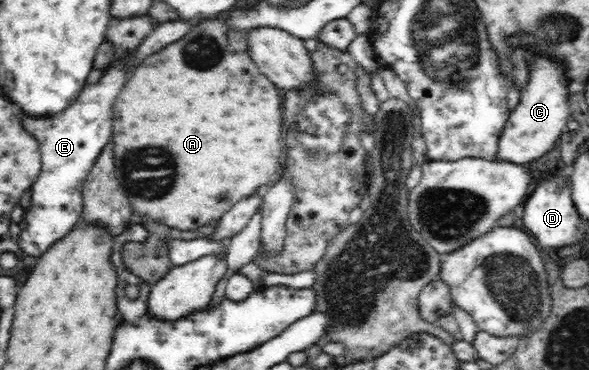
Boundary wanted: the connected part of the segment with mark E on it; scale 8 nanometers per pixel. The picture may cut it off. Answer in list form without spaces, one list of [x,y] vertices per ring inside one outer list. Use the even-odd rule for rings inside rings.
[[[150,16],[113,19],[108,24],[105,39],[114,43],[114,58],[112,62],[103,71],[103,75],[96,84],[86,85],[80,96],[66,109],[58,114],[50,117],[28,117],[27,114],[21,112],[20,119],[28,131],[36,136],[39,142],[41,154],[41,171],[38,180],[31,186],[32,201],[31,206],[23,214],[23,220],[19,226],[21,232],[20,246],[24,249],[24,253],[32,254],[32,256],[40,256],[44,254],[44,250],[48,250],[50,244],[55,243],[62,238],[64,234],[71,231],[73,226],[83,214],[83,184],[88,178],[89,170],[96,162],[97,156],[100,154],[101,148],[113,138],[113,102],[117,94],[124,88],[125,82],[132,74],[132,70],[125,70],[121,60],[125,59],[145,38],[148,33],[154,28],[154,24],[149,19]]]

